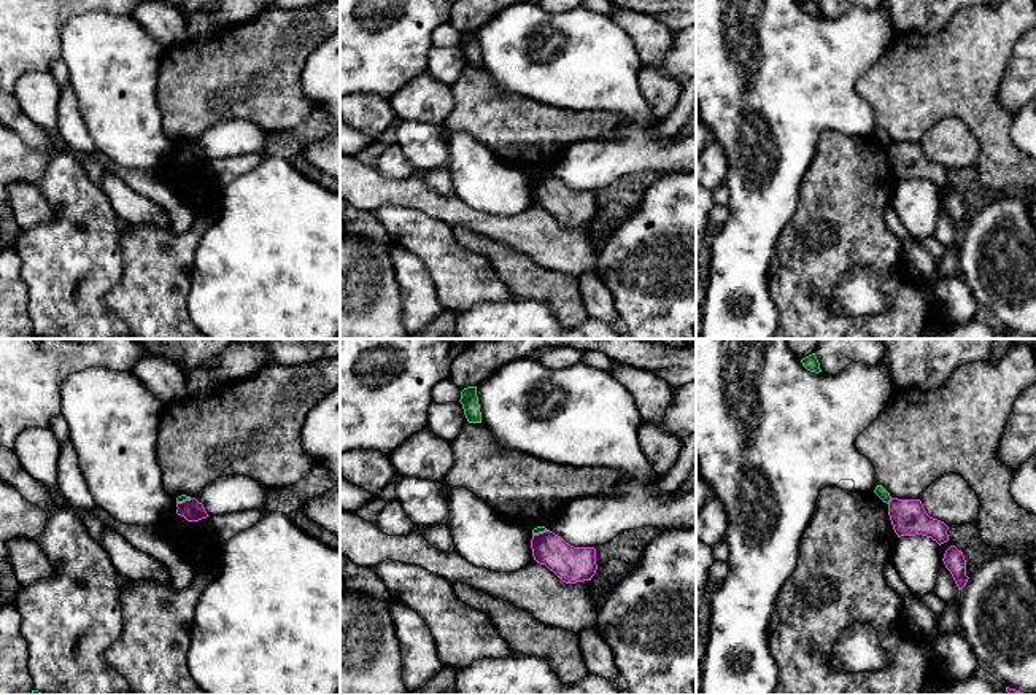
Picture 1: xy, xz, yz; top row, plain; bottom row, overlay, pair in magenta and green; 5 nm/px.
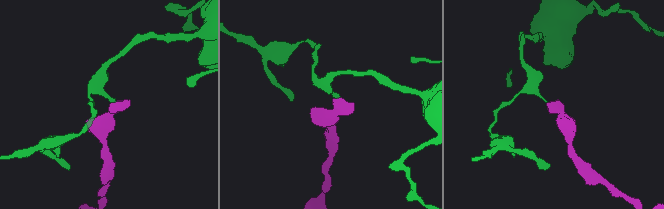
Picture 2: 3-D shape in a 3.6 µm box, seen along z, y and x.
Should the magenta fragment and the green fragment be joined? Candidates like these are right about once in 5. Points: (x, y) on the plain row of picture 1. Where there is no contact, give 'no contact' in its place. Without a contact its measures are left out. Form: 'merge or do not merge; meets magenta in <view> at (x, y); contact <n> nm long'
do not merge; meets magenta in yz at (890, 145); contact 40 nm long

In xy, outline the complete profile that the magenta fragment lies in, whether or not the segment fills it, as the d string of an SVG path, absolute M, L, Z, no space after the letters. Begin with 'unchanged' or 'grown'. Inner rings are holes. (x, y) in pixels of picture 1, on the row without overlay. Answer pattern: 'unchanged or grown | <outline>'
unchanged | M195 142L176 146L176 151L176 157L184 161L187 165L199 165L208 161L203 148L199 146Z

